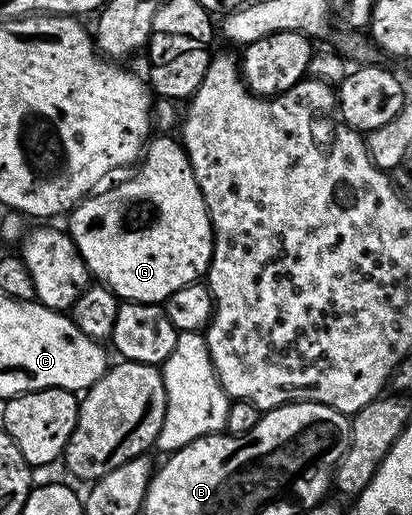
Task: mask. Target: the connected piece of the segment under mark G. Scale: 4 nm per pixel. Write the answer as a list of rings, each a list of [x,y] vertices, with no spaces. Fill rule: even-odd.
[[[156,139],[130,179],[114,191],[94,194],[93,205],[72,208],[67,230],[94,280],[109,287],[120,300],[161,305],[210,270],[215,259],[215,227],[182,144]],[[83,215],[89,220],[89,231],[83,231]]]

